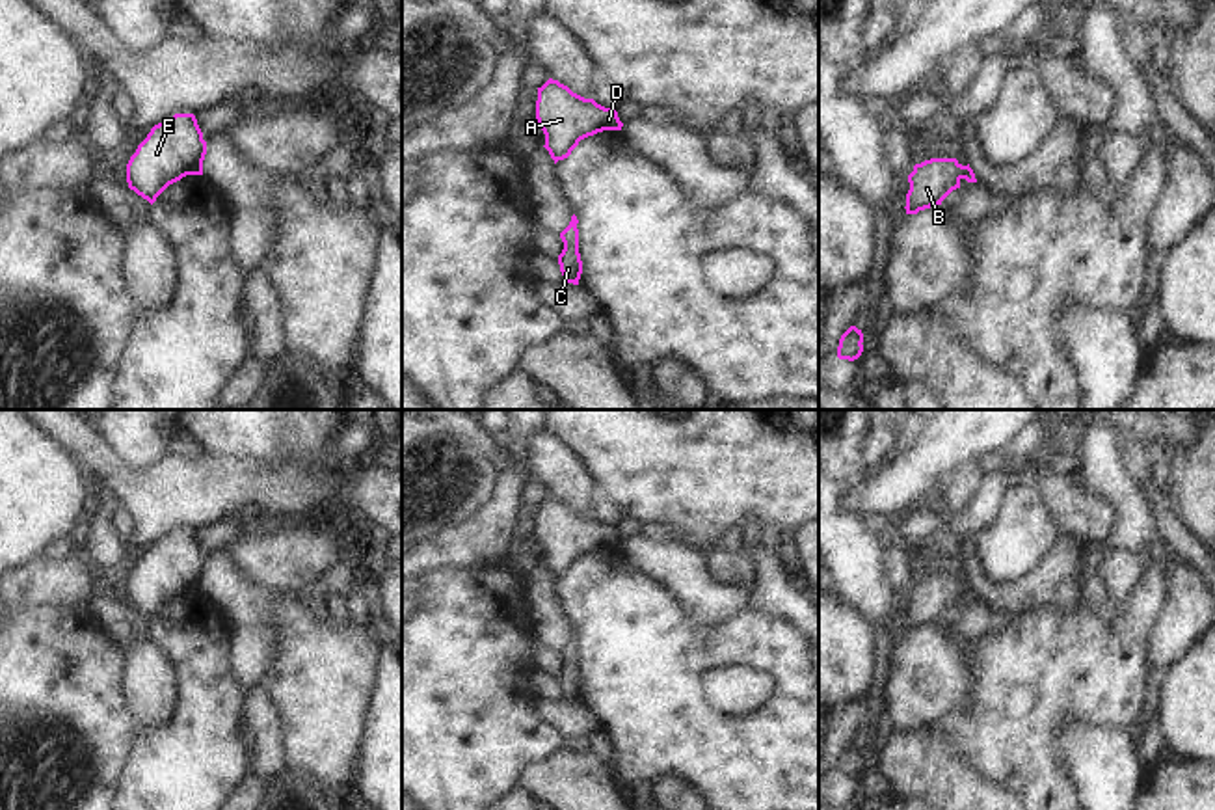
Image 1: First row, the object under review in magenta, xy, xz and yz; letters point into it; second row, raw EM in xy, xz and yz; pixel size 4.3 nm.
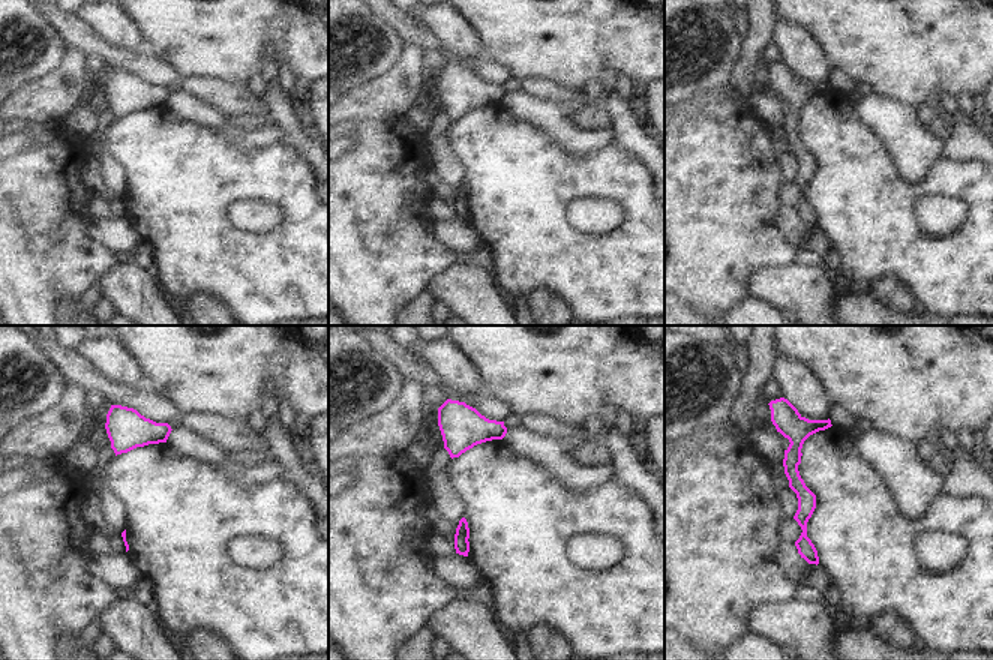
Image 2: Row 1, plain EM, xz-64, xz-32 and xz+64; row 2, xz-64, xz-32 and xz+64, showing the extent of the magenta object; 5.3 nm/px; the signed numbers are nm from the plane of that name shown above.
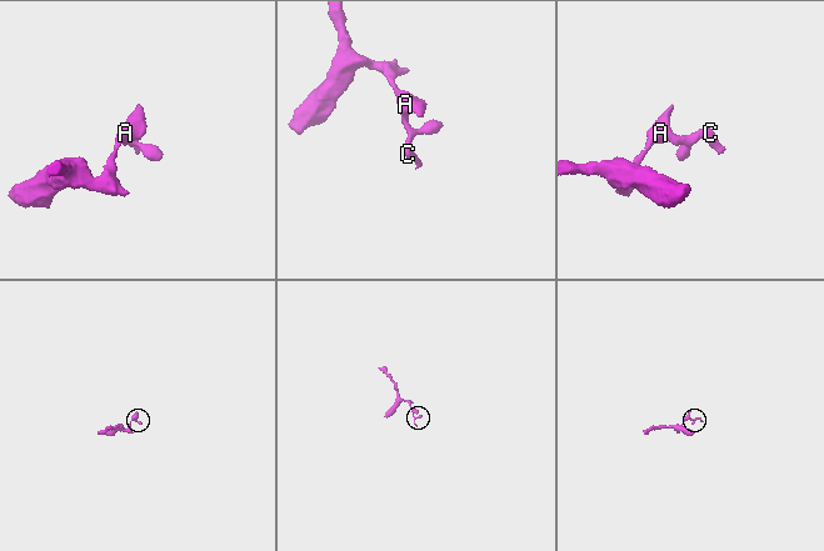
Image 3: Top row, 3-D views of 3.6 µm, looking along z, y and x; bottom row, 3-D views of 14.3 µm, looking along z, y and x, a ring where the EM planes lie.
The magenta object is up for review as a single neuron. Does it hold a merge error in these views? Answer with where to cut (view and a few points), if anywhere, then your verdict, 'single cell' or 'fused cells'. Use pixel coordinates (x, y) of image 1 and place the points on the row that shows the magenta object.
no cut; single cell

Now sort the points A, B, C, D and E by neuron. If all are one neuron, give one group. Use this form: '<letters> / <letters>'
A B C D E

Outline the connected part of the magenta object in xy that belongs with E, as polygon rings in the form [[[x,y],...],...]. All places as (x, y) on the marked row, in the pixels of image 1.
[[[175,114],[151,128],[127,164],[128,188],[151,205],[186,175],[203,175],[207,142],[194,114]]]

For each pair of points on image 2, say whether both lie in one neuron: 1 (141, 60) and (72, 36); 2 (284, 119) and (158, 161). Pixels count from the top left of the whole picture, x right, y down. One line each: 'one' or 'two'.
1: one
2: two

